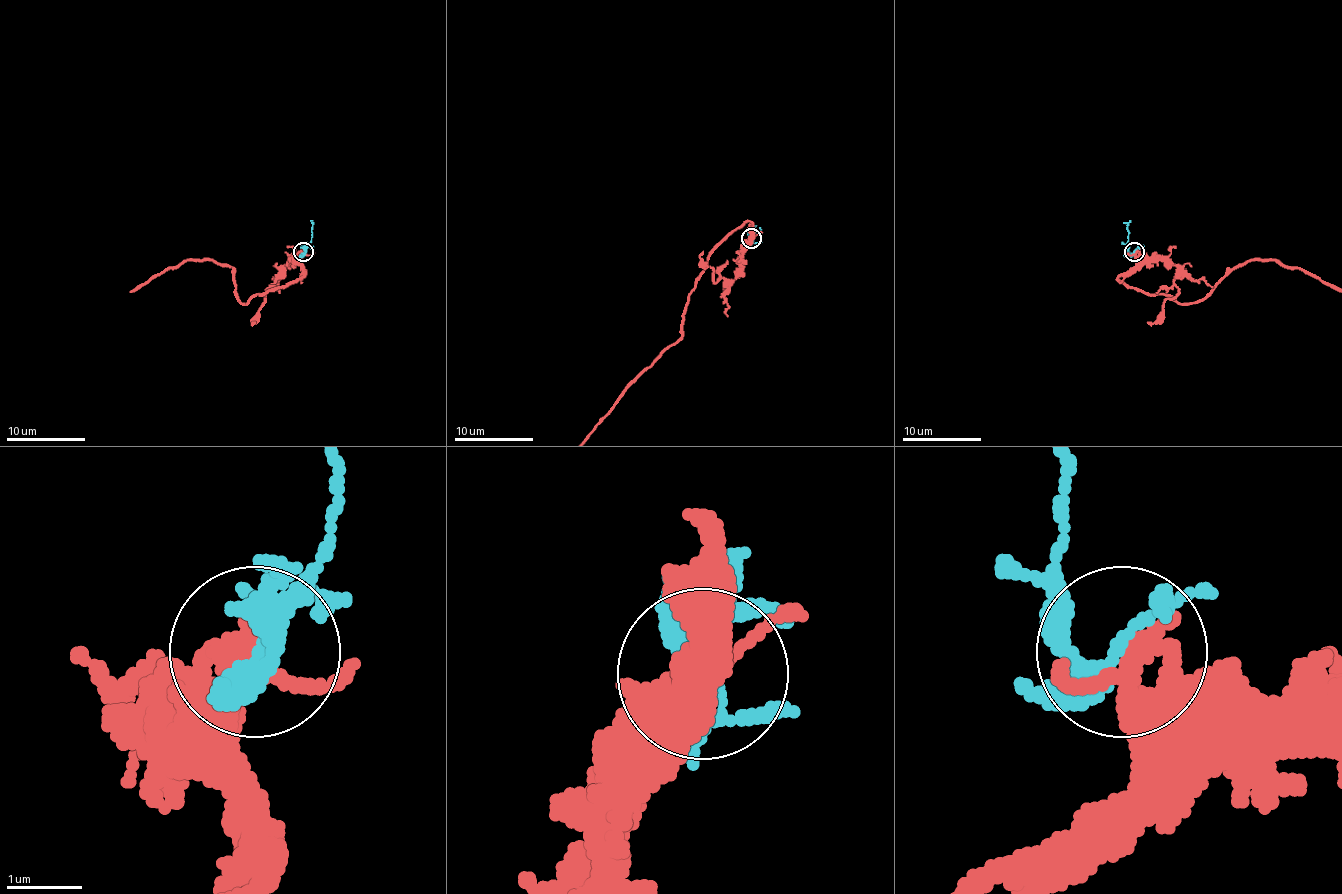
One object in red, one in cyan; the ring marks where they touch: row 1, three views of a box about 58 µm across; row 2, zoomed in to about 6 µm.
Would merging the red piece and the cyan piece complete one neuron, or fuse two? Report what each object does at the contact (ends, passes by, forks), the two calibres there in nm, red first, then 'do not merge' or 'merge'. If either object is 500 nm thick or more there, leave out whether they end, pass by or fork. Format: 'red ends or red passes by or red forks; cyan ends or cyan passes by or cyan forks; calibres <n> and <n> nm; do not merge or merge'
red passes by; cyan forks; calibres 280 and 240 nm; do not merge

